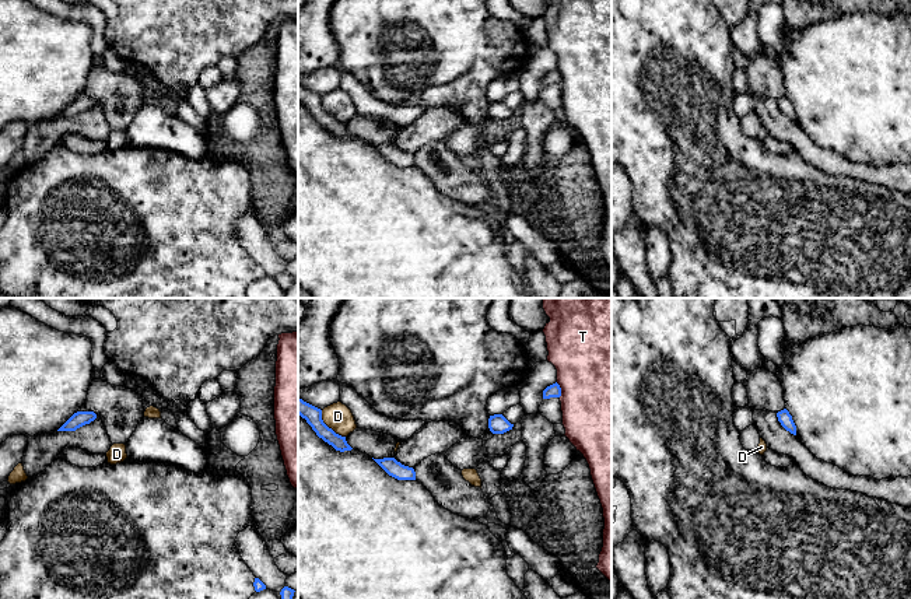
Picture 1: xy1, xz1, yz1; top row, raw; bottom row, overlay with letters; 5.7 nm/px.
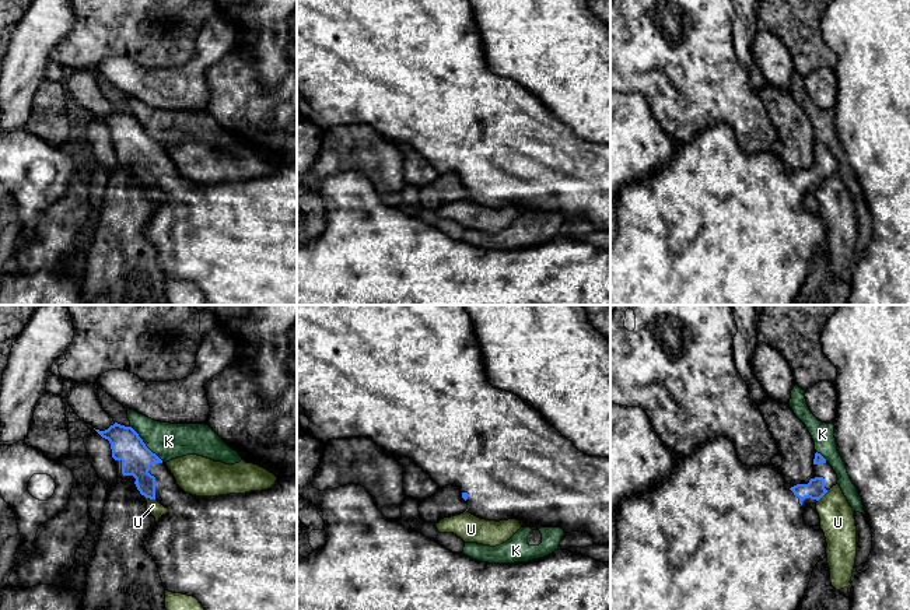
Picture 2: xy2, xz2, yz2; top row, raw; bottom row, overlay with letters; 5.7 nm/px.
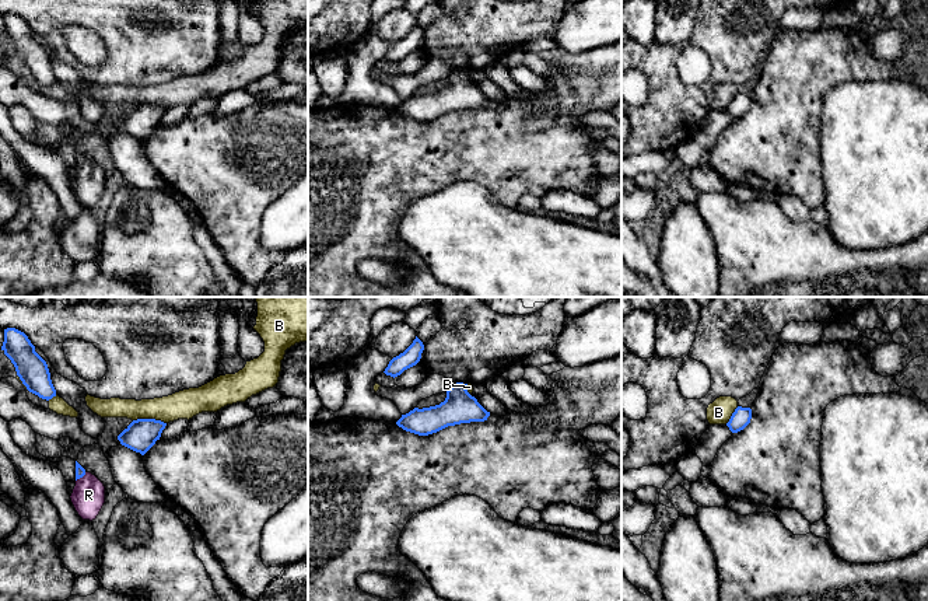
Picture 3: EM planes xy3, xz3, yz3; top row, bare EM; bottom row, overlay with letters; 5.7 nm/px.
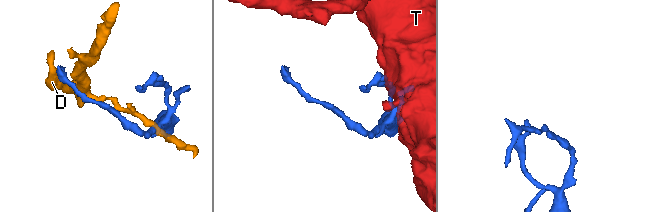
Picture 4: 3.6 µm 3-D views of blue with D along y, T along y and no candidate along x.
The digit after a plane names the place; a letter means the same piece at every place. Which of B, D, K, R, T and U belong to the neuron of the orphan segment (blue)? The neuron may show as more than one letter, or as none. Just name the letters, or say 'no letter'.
no letter

